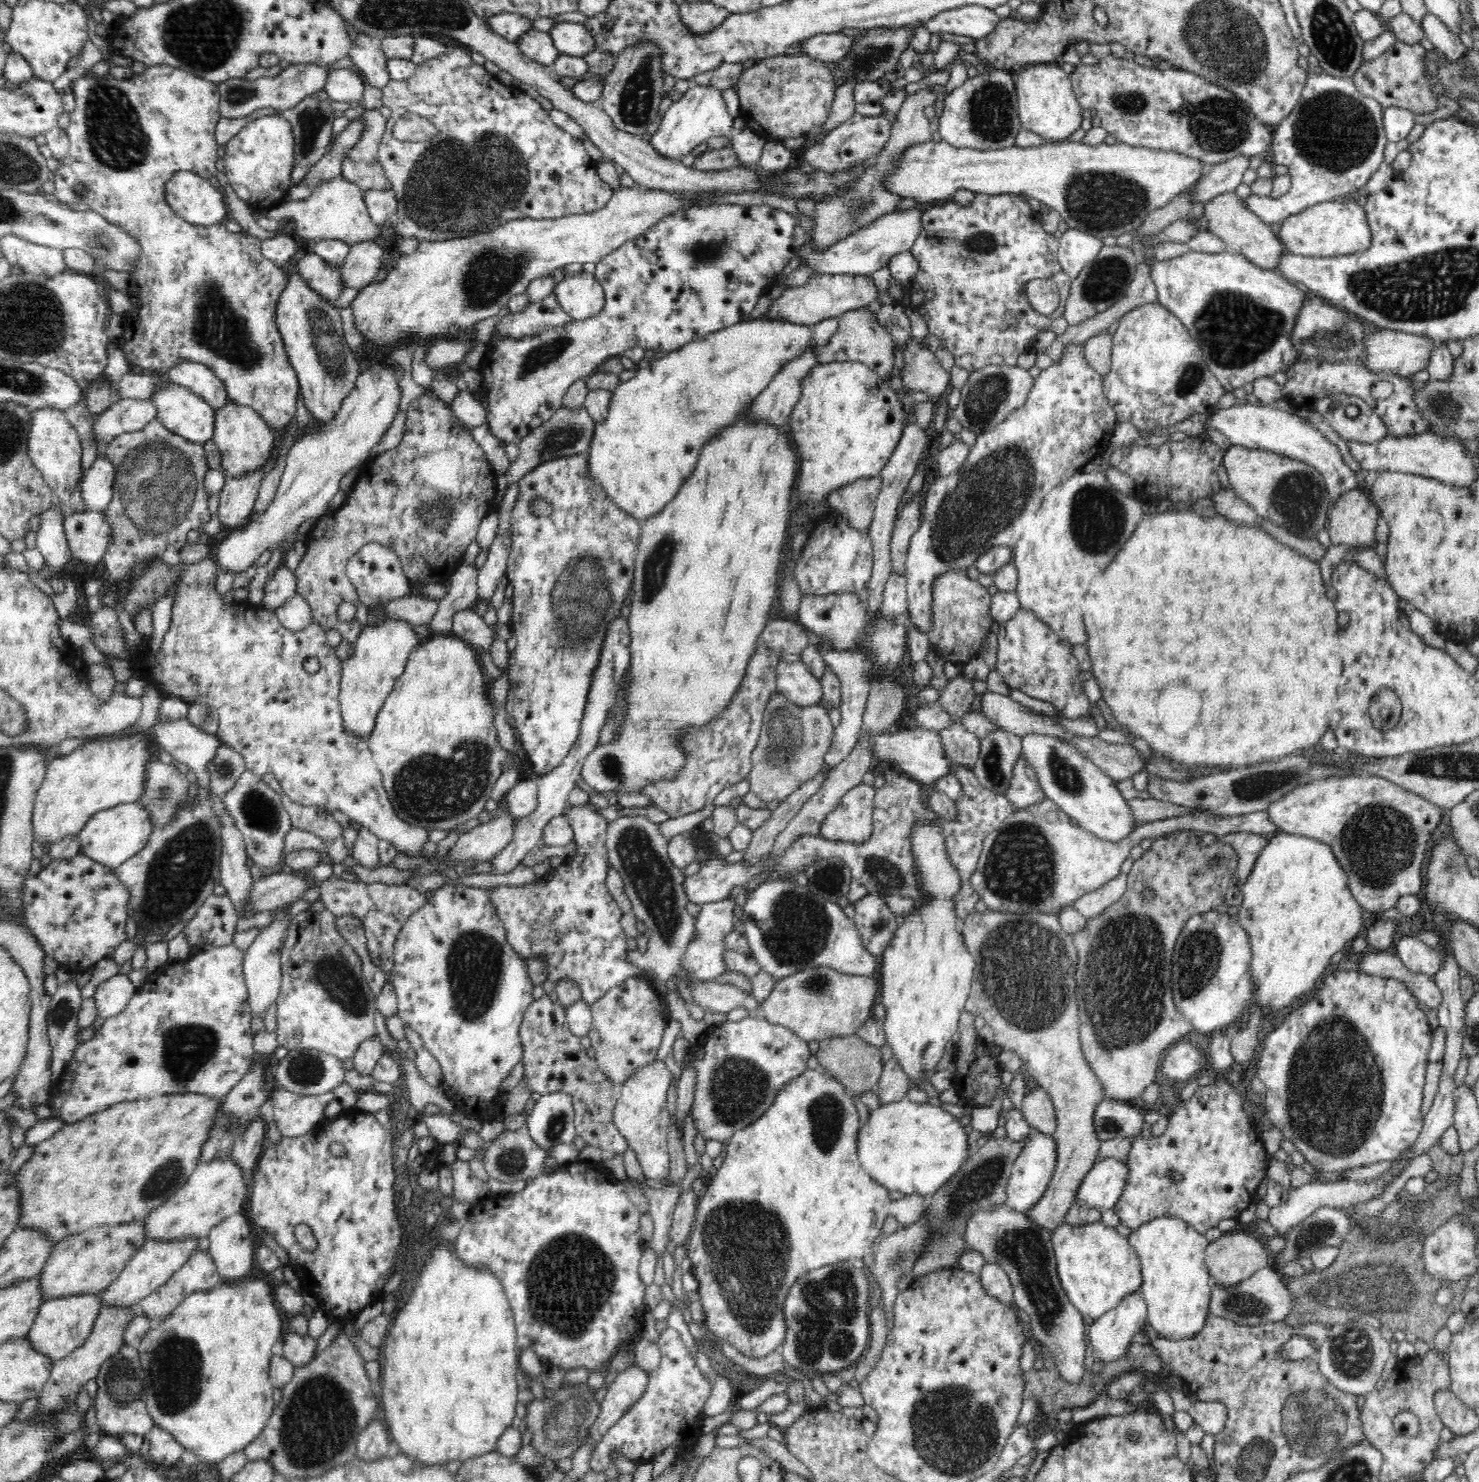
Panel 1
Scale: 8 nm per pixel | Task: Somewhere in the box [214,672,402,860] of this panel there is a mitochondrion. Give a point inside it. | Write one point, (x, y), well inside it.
(260, 810)

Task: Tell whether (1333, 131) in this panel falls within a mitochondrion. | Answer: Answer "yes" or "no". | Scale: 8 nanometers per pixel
yes

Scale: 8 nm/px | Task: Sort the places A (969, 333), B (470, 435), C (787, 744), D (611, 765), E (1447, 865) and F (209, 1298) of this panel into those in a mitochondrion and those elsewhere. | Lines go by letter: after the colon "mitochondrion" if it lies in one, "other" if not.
A: other
B: other
C: mitochondrion
D: mitochondrion
E: mitochondrion
F: other

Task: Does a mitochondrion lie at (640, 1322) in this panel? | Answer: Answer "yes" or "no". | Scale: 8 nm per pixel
no

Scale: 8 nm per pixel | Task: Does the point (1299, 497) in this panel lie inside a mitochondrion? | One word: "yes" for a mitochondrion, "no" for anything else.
yes

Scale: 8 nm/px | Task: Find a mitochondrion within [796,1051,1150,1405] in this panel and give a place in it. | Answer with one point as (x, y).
(1023, 1249)

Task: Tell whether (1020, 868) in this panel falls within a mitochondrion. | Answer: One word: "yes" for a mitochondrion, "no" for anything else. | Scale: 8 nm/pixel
yes

